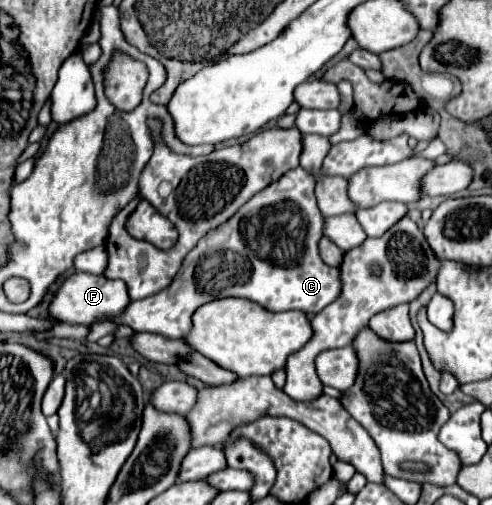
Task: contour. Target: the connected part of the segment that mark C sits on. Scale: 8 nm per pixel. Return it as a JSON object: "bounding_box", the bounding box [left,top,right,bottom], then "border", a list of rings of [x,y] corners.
{"bounding_box":[123,167,341,339],"border":[[[299,167],[287,171],[279,181],[271,183],[255,197],[251,197],[229,221],[209,231],[185,257],[181,271],[165,289],[155,297],[133,301],[123,313],[123,323],[133,327],[137,333],[151,331],[169,339],[183,339],[191,331],[191,317],[201,305],[223,299],[223,297],[245,297],[269,311],[289,311],[301,309],[307,313],[319,313],[341,293],[341,273],[339,267],[329,267],[319,255],[319,239],[323,237],[325,217],[317,207],[315,193],[299,193]]]}

